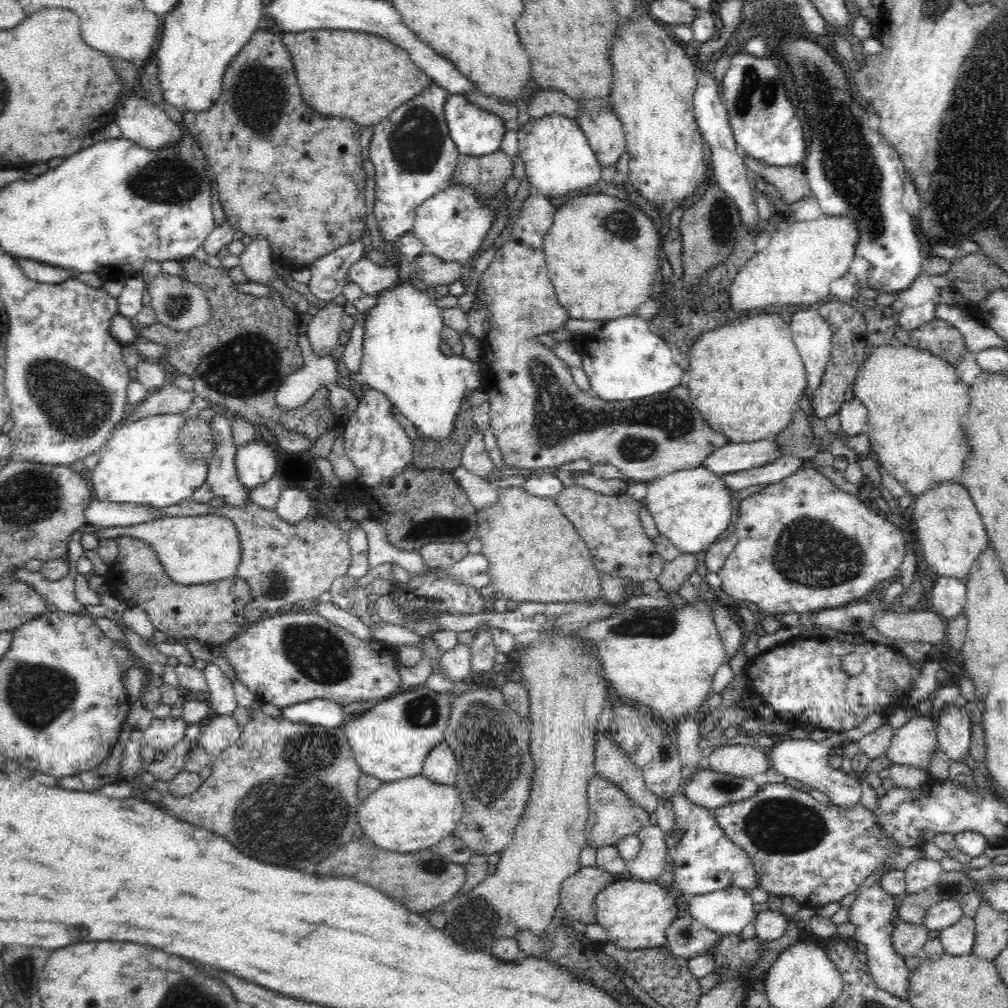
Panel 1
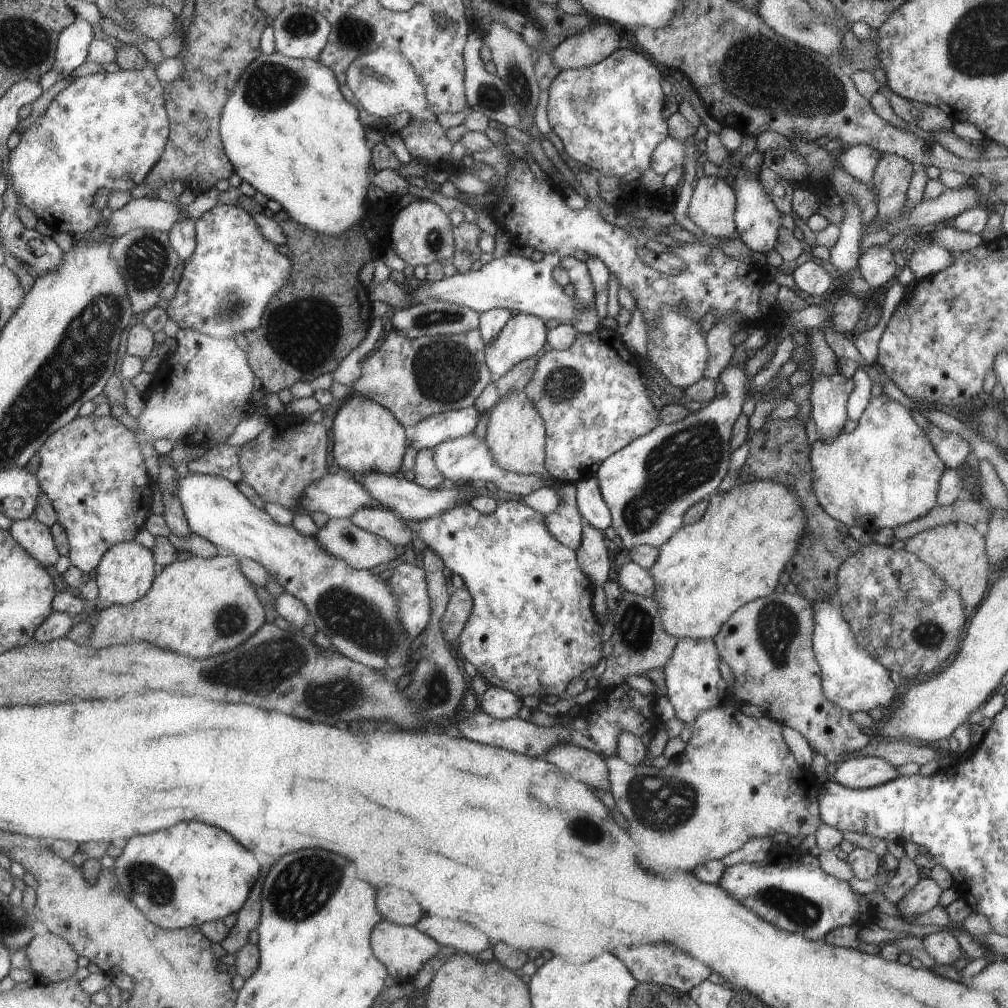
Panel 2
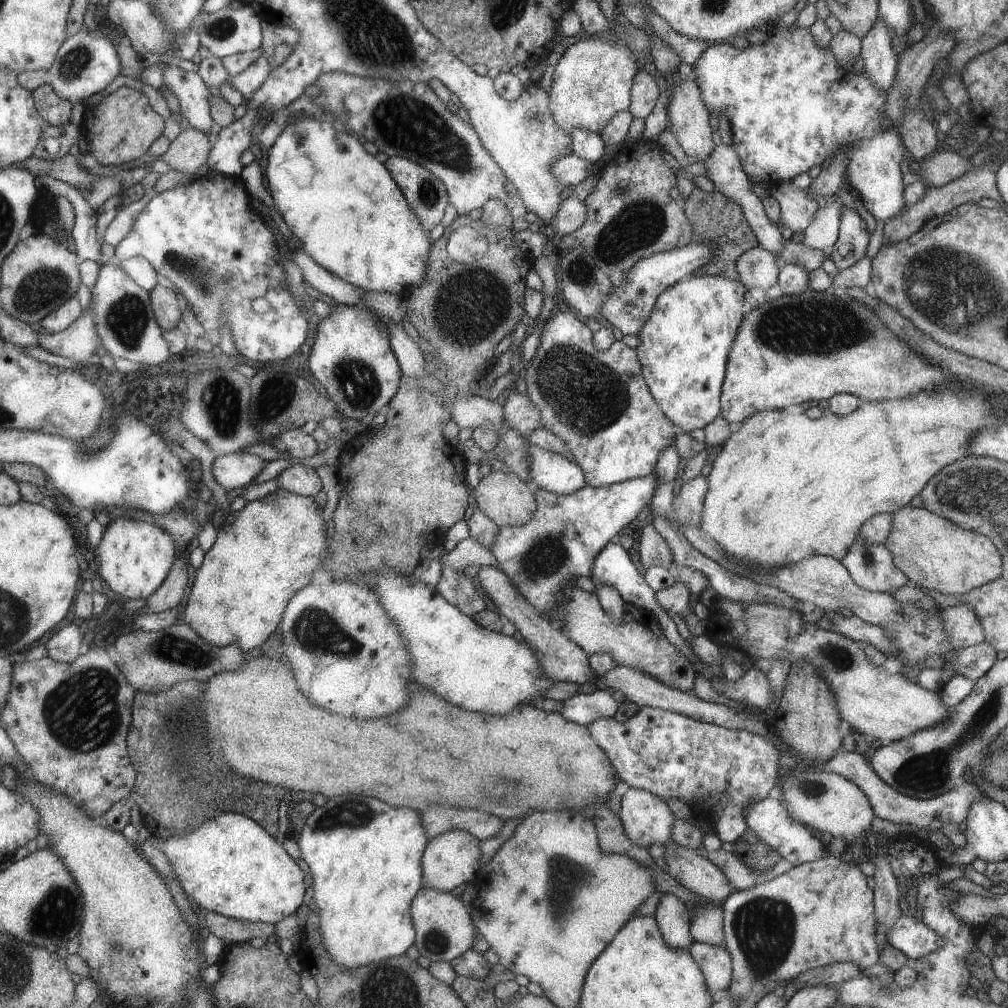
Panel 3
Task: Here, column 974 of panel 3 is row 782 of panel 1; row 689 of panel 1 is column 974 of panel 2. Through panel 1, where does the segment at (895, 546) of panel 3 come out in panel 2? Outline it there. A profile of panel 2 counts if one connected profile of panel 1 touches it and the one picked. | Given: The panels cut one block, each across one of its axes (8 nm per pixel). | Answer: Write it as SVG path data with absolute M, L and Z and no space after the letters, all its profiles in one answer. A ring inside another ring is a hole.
M946 523L938 525L911 536L900 545L907 553L919 557L948 588L959 594L961 602L972 611L984 599L987 588L987 572L991 571L990 563L983 552L983 536L966 523Z

